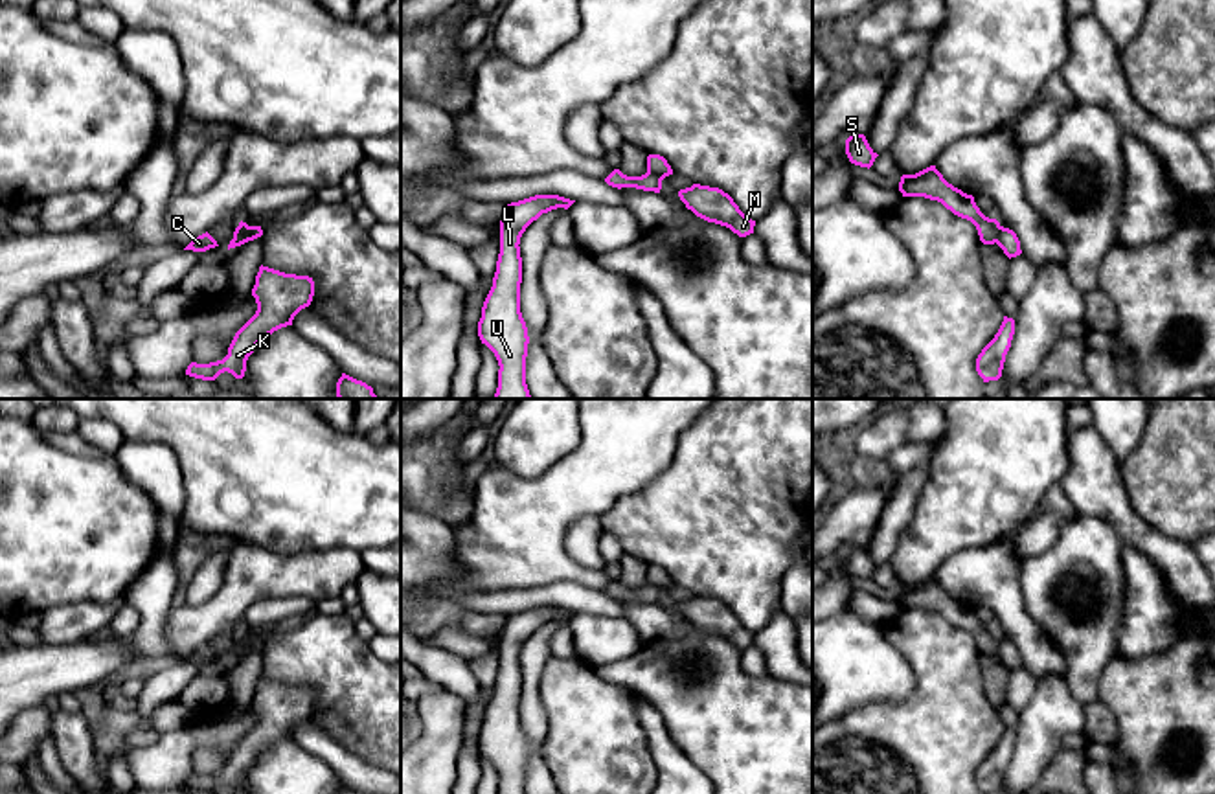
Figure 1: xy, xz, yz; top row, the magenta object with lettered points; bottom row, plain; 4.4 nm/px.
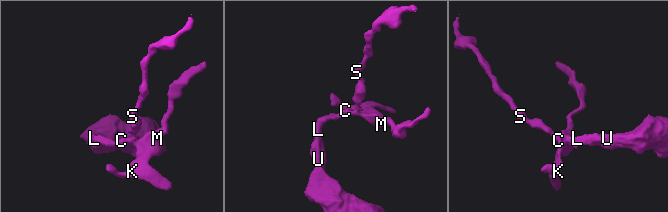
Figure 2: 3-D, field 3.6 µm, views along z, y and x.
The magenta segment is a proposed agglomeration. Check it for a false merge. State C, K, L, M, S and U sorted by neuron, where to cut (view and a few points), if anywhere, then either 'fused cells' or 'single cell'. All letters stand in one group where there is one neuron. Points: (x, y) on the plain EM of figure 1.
groups C K L M U / S; cut yz (1000, 638), (997, 655); fused cells

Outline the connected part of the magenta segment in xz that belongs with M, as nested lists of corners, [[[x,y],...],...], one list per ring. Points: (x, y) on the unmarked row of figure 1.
[[[693,596],[678,603],[680,612],[697,629],[730,640],[739,649],[754,645],[755,632],[748,630],[733,610],[719,599]]]

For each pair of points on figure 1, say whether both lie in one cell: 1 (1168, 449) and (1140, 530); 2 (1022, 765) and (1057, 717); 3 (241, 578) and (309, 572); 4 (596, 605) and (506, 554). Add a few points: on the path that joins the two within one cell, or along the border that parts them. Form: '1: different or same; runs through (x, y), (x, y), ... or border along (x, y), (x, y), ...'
1: different; border along (1122, 482), (1127, 502), (1158, 532), (1180, 543)
2: same; runs through (1032, 752), (1044, 728)
3: same; runs through (258, 576), (293, 576)
4: different; border along (596, 589), (572, 581), (552, 581), (511, 590)

